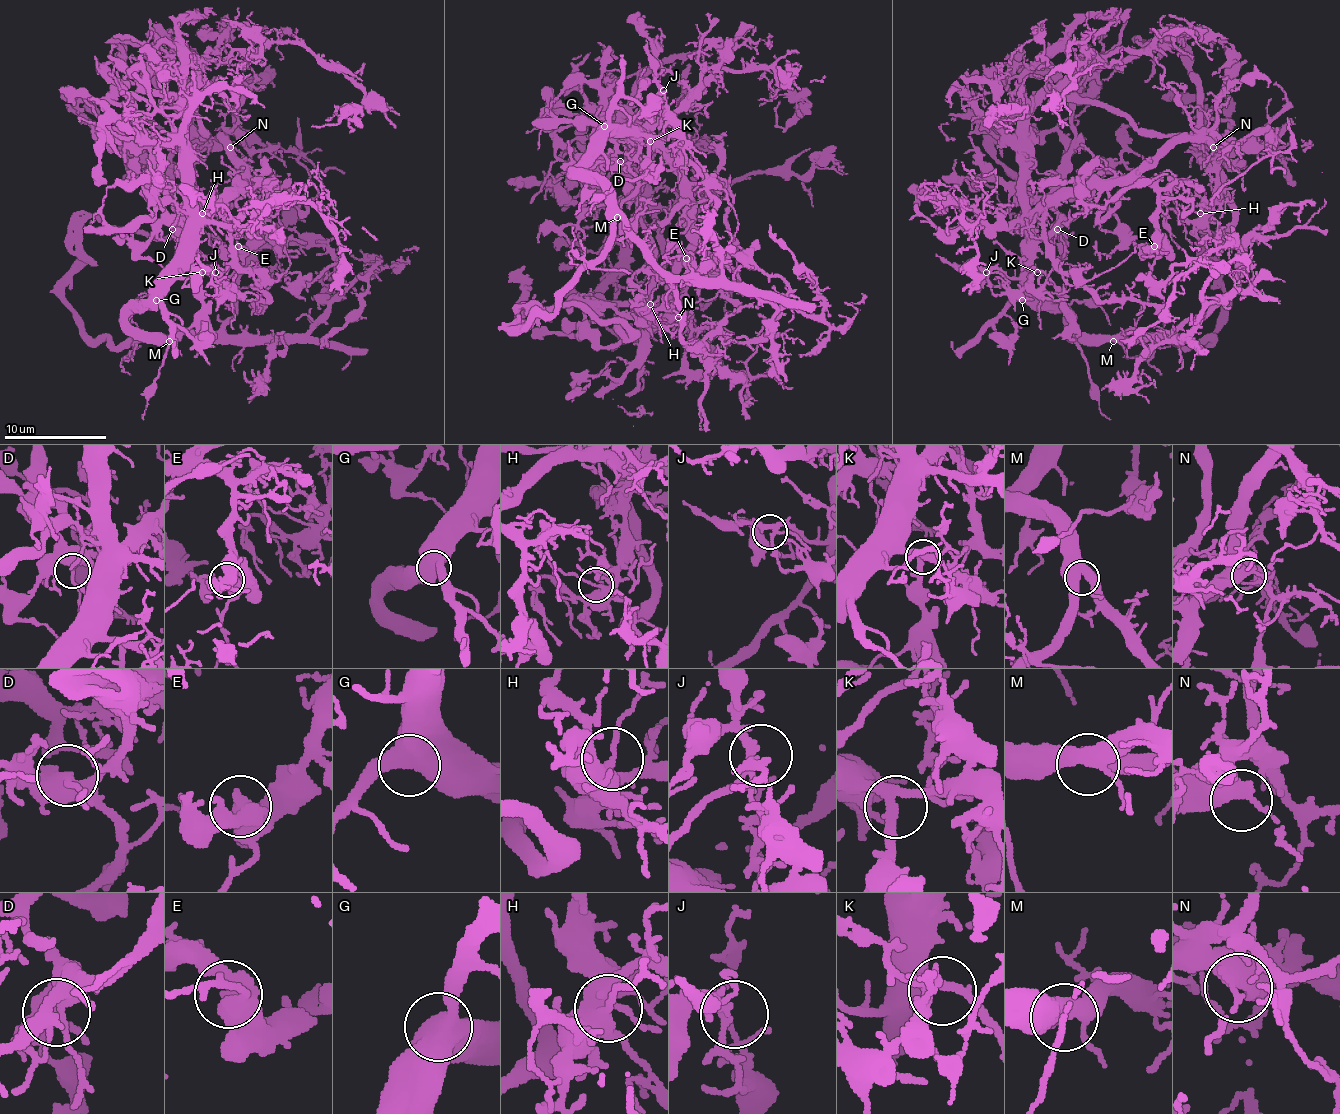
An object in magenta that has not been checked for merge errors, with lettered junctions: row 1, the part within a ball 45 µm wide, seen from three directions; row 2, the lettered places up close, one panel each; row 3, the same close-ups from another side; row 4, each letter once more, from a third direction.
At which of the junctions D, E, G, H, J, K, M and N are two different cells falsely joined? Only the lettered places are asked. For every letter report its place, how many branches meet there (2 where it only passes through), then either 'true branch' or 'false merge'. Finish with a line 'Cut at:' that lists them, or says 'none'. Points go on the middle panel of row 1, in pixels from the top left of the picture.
D: at (620, 161); 2 branches meet; true branch
E: at (686, 258); 2 branches meet; true branch
G: at (604, 126); 2 branches meet; true branch
H: at (650, 304); 2 branches meet; true branch
J: at (663, 90); 4 branches meet; true branch
K: at (650, 141); 3 branches meet; true branch
M: at (617, 217); 3 branches meet; true branch
N: at (678, 317); 2 branches meet; true branch
Cut at: none

